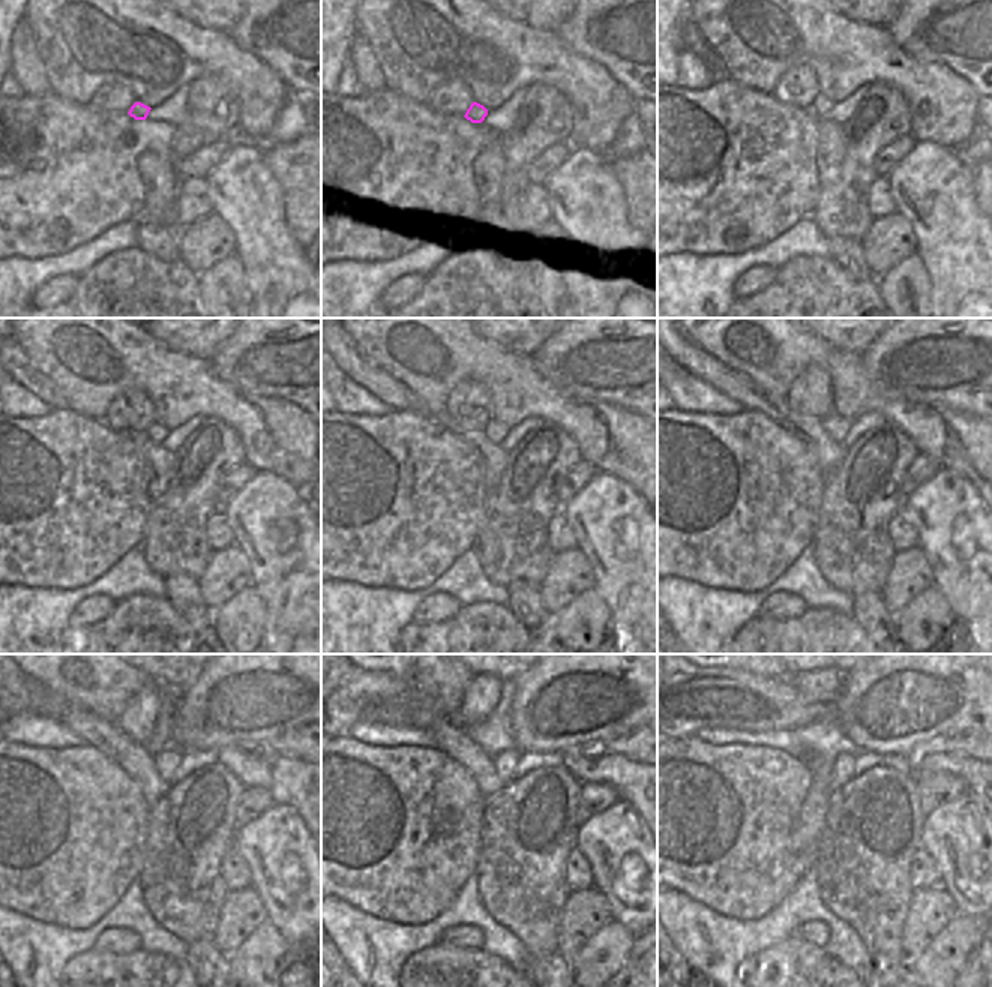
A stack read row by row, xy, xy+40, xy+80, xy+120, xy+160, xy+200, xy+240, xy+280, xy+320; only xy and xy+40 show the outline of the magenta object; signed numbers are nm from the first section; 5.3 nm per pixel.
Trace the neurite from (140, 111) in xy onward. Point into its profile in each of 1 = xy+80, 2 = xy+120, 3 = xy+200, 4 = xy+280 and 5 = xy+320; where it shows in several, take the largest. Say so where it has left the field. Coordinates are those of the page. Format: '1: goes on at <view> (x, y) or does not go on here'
1: goes on at xy+80 (820, 107)
2: goes on at xy+120 (156, 432)
3: goes on at xy+200 (836, 428)
4: goes on at xy+280 (505, 764)
5: goes on at xy+320 (842, 768)

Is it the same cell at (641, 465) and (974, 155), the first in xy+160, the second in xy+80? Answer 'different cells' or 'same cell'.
different cells

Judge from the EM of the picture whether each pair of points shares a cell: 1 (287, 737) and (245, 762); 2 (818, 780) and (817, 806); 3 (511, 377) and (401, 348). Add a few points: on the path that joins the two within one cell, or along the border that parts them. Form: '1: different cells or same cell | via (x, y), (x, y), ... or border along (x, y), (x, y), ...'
1: different cells | border along (234, 743), (257, 743), (302, 761)
2: same cell | via (818, 786), (817, 800)
3: same cell | via (483, 360), (440, 348), (428, 348)

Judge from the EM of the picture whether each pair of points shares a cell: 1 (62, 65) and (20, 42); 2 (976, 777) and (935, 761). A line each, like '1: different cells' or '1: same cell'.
1: different cells
2: same cell

